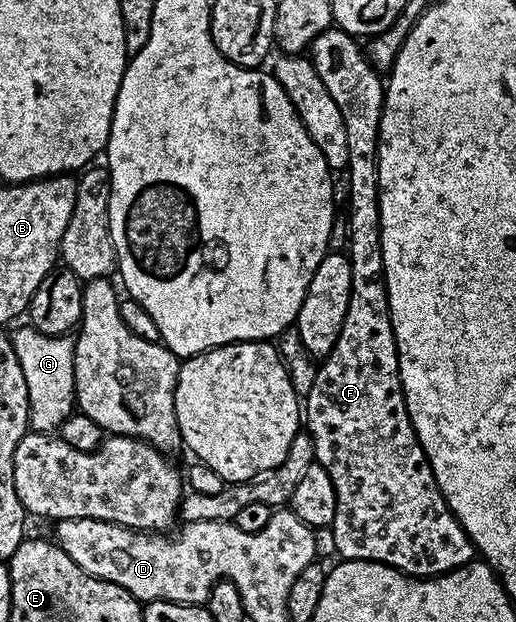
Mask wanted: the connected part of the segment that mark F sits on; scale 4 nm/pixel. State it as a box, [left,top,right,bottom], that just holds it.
[305,29,477,577]

